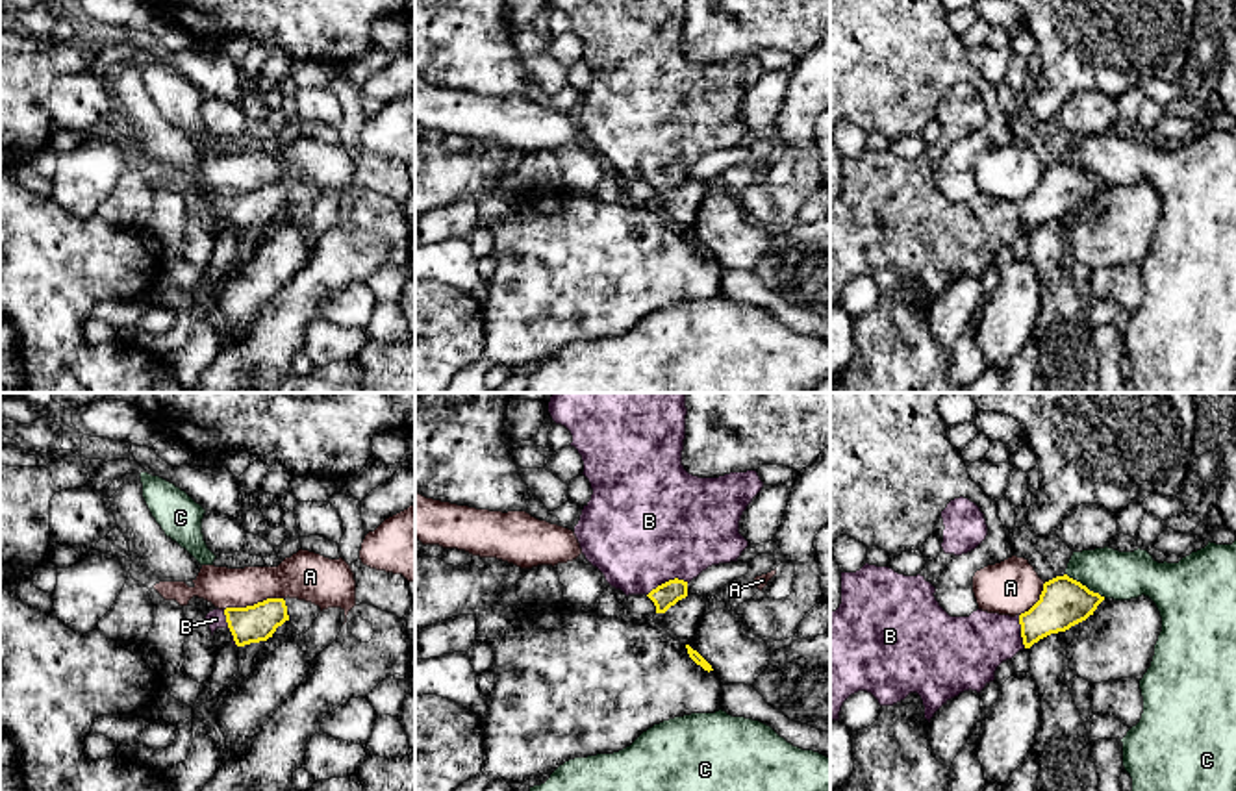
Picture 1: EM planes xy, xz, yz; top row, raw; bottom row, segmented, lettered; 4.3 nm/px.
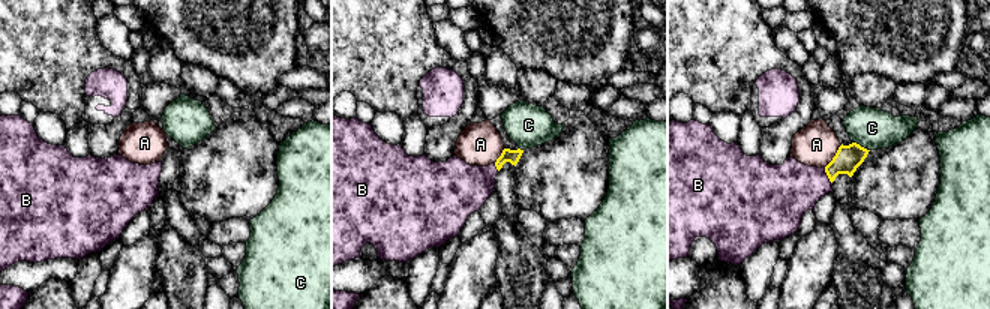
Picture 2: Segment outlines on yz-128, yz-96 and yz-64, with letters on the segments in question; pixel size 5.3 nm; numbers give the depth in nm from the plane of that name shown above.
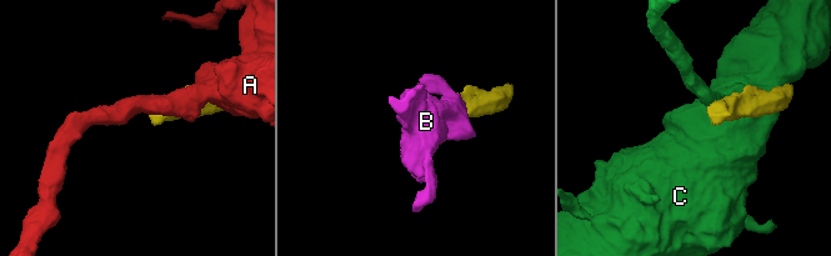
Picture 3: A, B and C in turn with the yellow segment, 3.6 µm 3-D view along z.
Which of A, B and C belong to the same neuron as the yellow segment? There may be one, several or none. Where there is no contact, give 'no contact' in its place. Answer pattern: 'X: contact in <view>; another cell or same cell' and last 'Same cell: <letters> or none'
A: contact in xy; another cell
B: contact in xz; same cell
C: contact in yz; another cell
Same cell: B

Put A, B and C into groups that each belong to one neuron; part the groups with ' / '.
A / B / C

